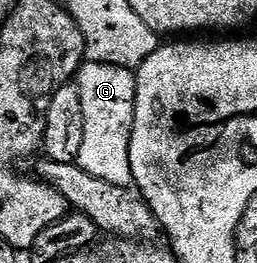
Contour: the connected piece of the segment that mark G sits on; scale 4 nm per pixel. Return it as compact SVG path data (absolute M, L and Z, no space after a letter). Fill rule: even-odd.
M85 61L77 71L74 82L82 97L82 149L78 160L80 167L86 169L86 173L90 173L90 177L98 177L98 181L108 181L110 185L119 187L132 187L130 141L134 129L134 109L136 108L135 70L131 67Z

